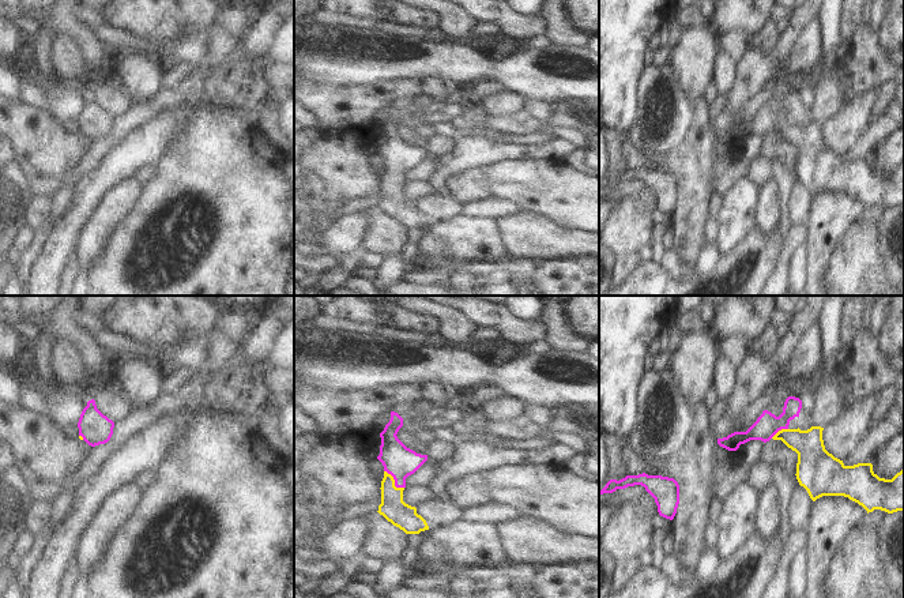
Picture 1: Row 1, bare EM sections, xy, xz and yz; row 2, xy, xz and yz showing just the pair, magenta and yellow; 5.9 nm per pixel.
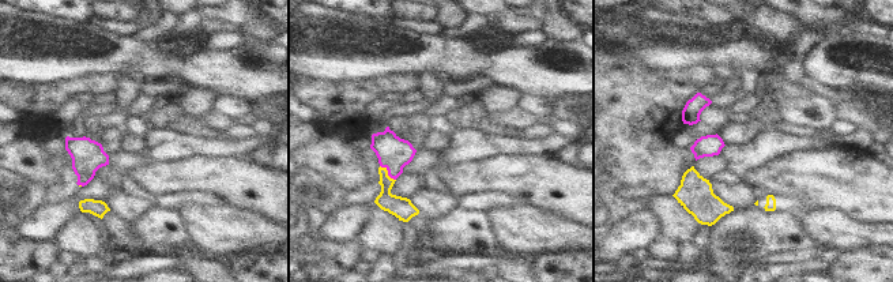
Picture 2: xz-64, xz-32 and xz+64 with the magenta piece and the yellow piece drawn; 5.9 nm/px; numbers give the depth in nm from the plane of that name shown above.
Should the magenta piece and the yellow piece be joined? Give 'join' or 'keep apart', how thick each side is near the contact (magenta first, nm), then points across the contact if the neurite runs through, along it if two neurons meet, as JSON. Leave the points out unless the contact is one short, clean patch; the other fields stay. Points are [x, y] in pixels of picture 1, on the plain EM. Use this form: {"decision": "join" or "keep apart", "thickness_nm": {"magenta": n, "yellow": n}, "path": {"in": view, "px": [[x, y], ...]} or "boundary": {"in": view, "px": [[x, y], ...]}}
{"decision": "join", "thickness_nm": {"magenta": 190, "yellow": 150}, "path": {"in": "xz", "px": [[398, 155], [395, 176], [392, 202]]}}

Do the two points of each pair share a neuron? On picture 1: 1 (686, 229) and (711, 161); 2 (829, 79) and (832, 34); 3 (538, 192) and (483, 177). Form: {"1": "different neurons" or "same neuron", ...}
{"1": "same neuron", "2": "same neuron", "3": "same neuron"}

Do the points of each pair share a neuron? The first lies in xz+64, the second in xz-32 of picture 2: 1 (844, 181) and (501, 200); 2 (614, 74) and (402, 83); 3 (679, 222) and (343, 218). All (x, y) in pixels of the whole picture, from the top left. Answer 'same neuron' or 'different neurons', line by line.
1: different neurons
2: same neuron
3: different neurons

